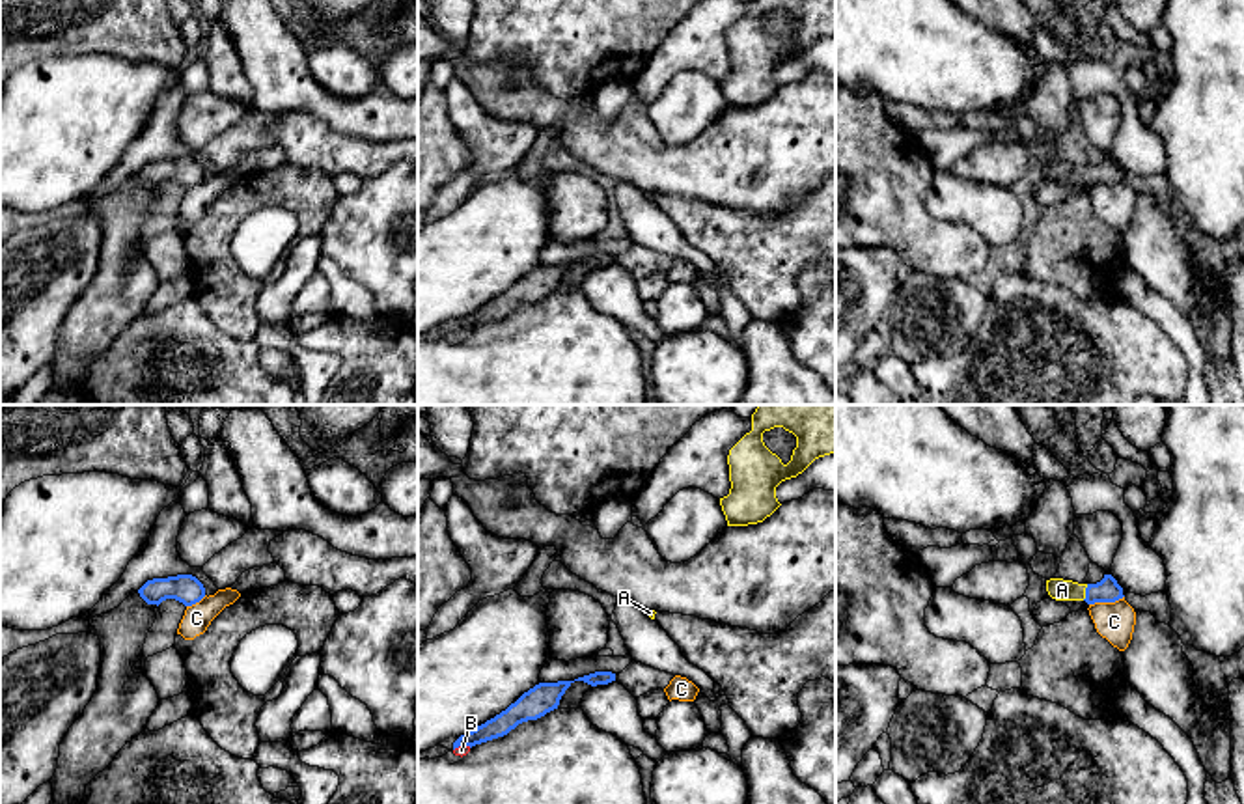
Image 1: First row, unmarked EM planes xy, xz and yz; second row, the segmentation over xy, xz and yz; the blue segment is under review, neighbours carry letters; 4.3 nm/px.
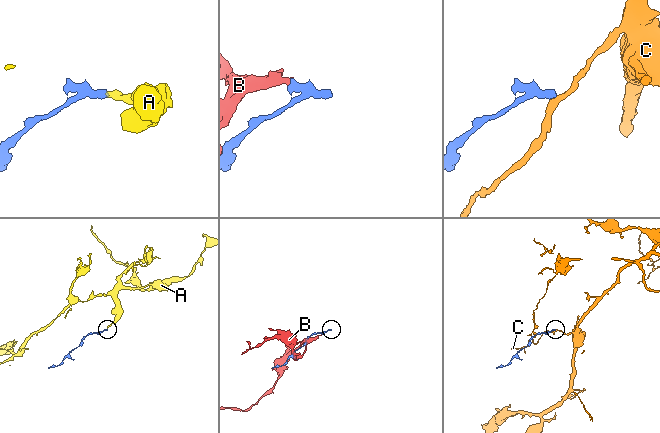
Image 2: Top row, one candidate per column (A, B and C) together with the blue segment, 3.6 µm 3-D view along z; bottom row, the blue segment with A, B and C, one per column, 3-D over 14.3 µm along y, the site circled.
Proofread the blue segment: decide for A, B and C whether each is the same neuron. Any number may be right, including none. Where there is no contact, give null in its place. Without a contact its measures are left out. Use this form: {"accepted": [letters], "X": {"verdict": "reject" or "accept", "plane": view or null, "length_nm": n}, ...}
{"accepted": ["A"], "A": {"verdict": "accept", "plane": "yz", "length_nm": 80}, "B": {"verdict": "reject", "plane": "xz", "length_nm": 80}, "C": {"verdict": "reject", "plane": "yz", "length_nm": 160}}

